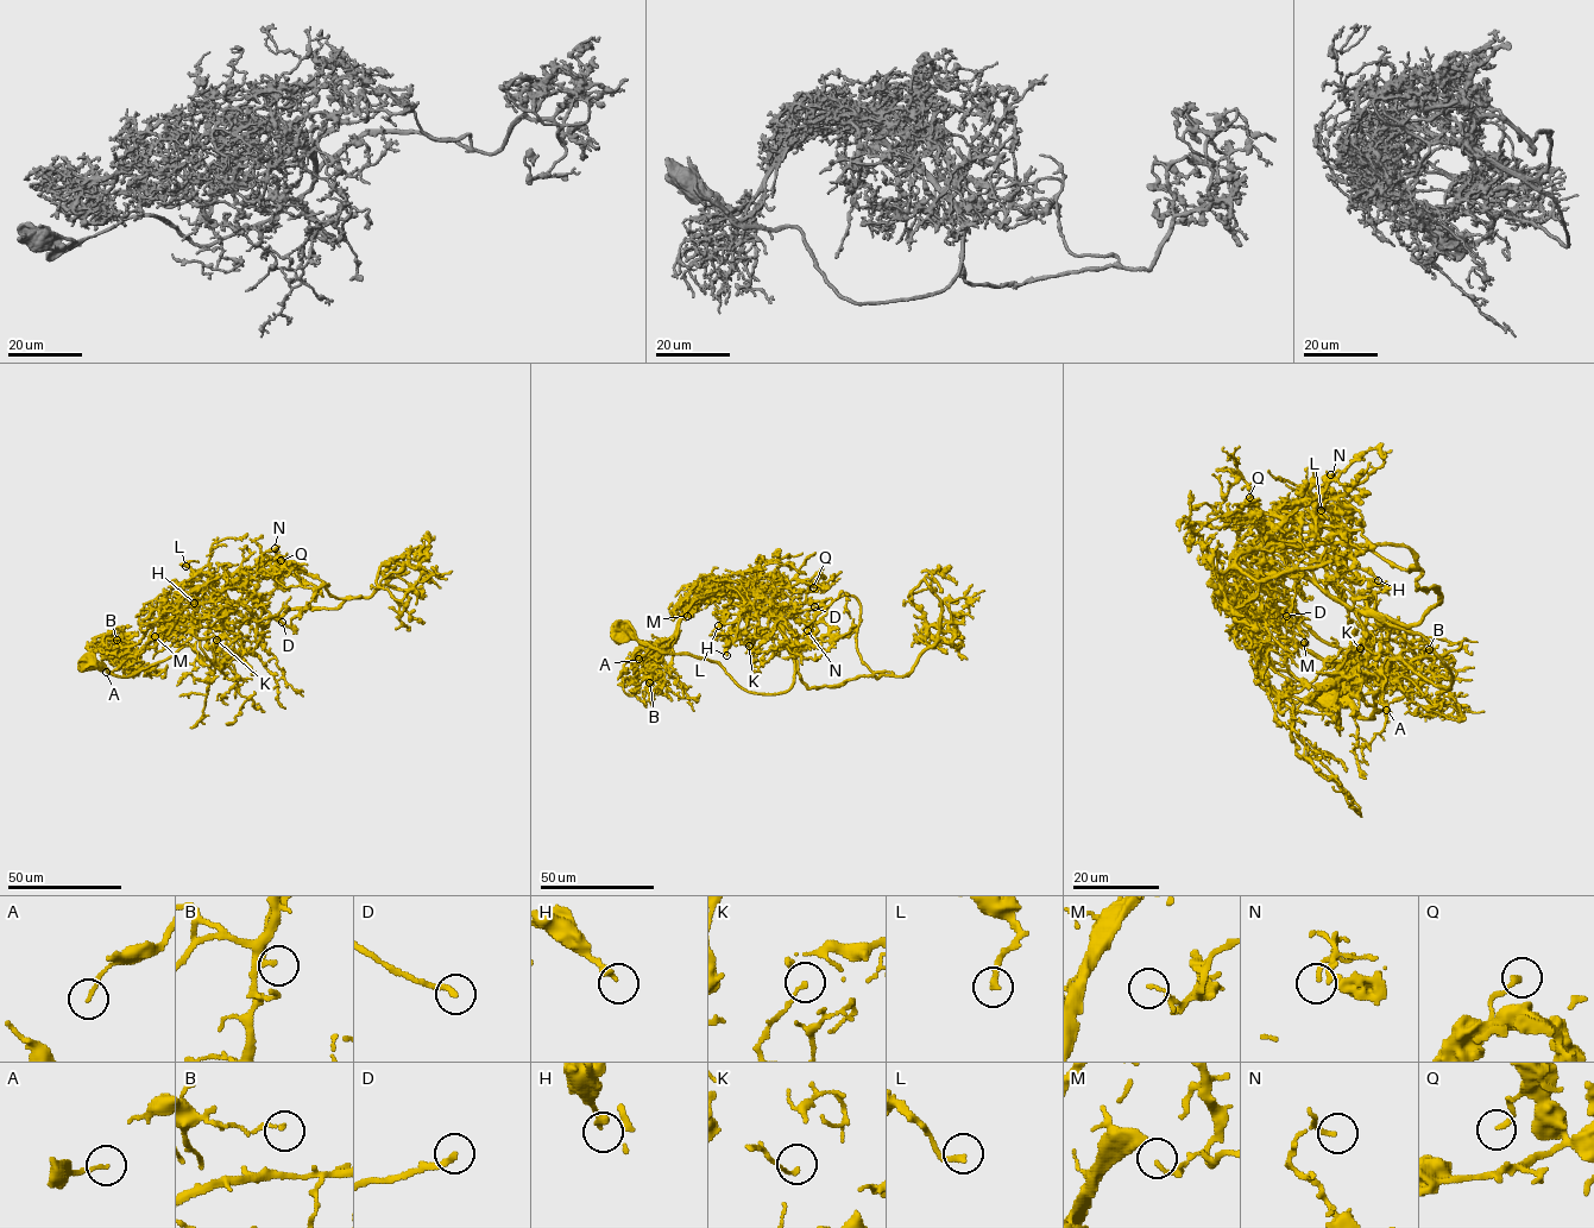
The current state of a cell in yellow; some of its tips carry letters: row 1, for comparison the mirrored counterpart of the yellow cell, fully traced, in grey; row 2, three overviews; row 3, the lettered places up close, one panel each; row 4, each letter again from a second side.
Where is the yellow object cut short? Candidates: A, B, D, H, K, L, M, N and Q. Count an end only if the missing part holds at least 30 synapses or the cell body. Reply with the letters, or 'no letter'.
no letter

